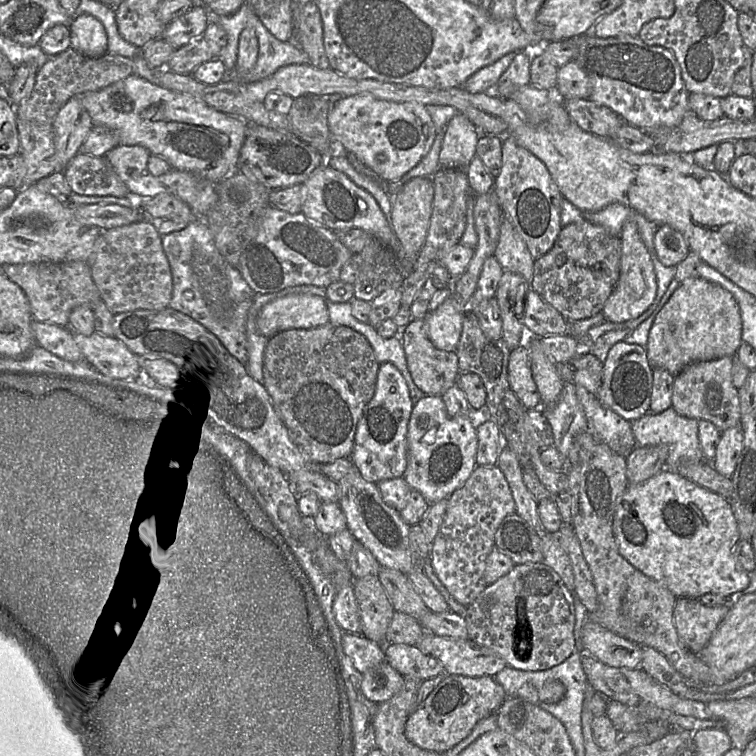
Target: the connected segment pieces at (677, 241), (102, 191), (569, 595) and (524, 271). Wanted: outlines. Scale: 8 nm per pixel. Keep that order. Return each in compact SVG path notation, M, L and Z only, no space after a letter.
M660 225L654 237L656 255L666 267L676 267L689 254L683 235L669 225Z
M78 152L62 172L75 194L125 197L129 193L106 156Z
M524 563L515 565L509 573L502 576L494 583L487 585L487 587L480 593L480 595L467 607L465 614L468 639L480 646L484 646L493 650L507 663L508 667L522 671L542 671L550 669L559 665L566 660L575 649L575 606L574 595L563 583L560 576L548 565L544 563Z
M504 217L493 256L504 270L517 273L527 281L531 281L535 259L530 254L525 241Z

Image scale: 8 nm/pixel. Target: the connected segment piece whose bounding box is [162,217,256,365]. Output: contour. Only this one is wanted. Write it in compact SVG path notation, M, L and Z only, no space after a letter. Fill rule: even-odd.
M195 217L182 230L162 236L162 246L170 265L173 280L173 295L168 307L188 315L203 325L230 354L241 364L246 365L248 360L246 321L256 293L242 277L239 269L230 265L220 254L205 220ZM172 245L179 246L178 255L174 255L171 251Z

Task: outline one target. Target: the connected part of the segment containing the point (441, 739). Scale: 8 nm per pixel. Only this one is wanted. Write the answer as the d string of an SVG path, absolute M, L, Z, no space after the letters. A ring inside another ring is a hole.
M448 675L408 716L405 736L422 749L444 753L466 738L478 722L496 714L505 698L504 689L493 677Z

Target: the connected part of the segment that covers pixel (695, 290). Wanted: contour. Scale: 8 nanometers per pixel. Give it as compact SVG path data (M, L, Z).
M698 276L680 283L669 301L658 313L649 332L646 351L652 368L662 368L675 376L691 363L734 356L741 343L742 321L734 297L720 285Z

